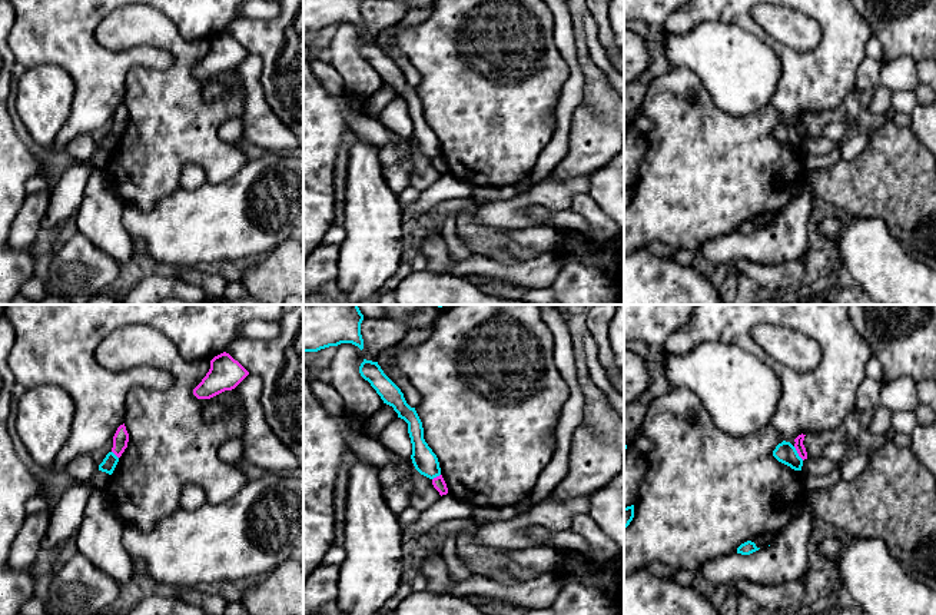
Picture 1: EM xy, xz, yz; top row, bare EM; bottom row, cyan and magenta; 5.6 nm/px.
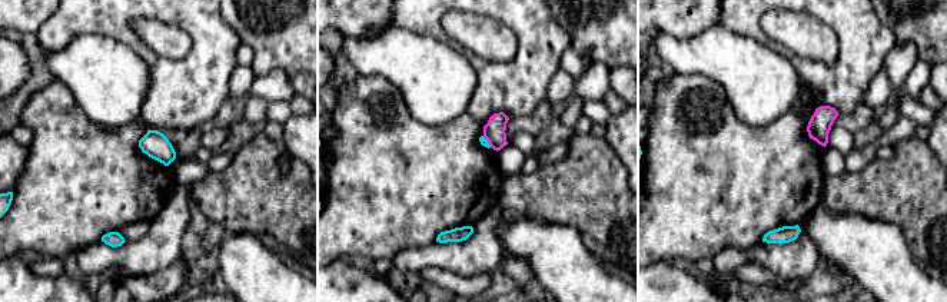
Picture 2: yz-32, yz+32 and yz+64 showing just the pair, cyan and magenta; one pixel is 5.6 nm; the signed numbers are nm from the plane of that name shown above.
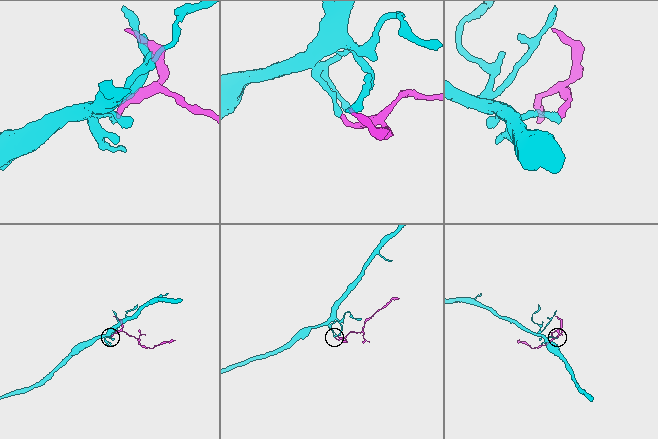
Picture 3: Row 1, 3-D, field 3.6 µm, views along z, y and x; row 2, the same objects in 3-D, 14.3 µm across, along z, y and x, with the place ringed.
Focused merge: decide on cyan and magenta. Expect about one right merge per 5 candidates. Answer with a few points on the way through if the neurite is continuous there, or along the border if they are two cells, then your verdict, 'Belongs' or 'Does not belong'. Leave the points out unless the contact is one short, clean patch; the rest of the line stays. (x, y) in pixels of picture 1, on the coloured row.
Boundary: yz (793, 446), (803, 459). Does not belong

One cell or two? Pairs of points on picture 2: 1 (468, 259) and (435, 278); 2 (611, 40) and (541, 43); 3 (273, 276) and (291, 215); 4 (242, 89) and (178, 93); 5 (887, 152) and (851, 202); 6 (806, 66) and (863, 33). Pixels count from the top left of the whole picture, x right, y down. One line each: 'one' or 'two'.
1: two
2: two
3: two
4: two
5: two
6: one

